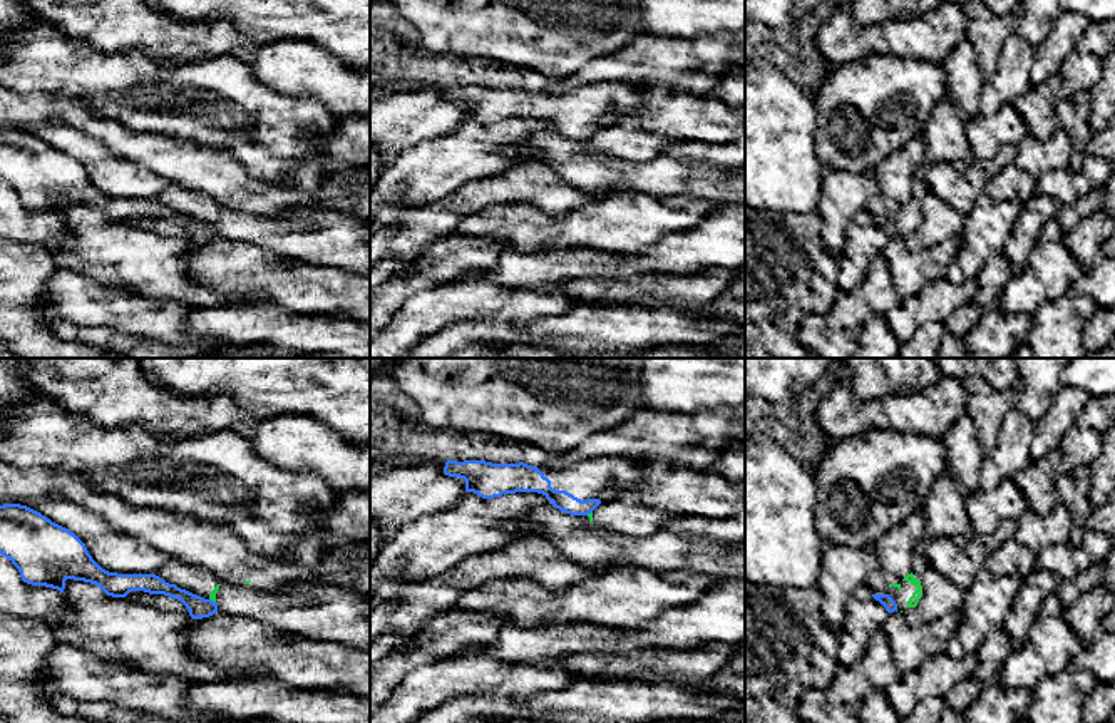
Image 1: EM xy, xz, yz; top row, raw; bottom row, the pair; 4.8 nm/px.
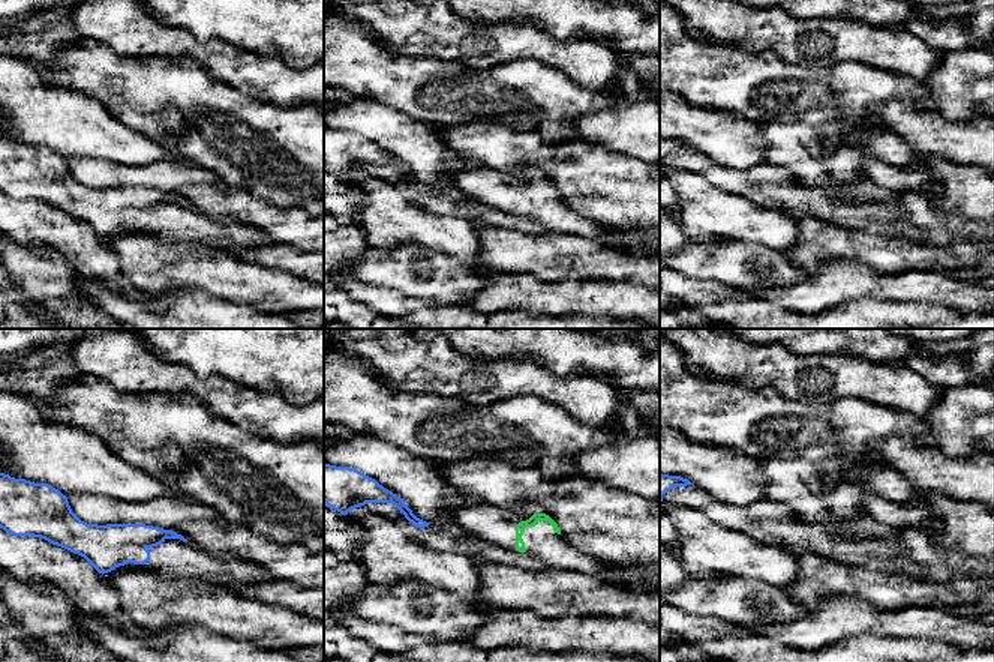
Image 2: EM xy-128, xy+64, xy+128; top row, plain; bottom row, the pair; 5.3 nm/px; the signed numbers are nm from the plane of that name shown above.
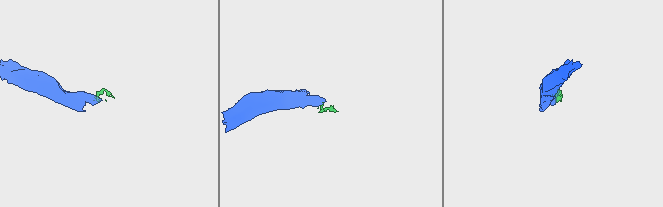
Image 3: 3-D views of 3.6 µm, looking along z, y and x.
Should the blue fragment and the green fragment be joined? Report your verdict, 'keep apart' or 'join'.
keep apart

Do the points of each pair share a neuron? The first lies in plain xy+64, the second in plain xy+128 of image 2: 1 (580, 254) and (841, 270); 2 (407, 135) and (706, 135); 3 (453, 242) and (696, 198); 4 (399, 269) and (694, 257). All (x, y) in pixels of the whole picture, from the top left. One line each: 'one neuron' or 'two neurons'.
1: two neurons
2: one neuron
3: one neuron
4: one neuron

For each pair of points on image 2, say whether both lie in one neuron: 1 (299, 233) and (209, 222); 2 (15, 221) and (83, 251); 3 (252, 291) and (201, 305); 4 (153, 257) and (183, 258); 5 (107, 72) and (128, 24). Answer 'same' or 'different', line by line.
1: different
2: same
3: different
4: same
5: different

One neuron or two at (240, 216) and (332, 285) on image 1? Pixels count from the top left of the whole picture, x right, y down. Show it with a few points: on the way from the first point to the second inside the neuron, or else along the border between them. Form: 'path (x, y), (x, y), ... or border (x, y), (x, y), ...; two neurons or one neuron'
border (263, 248), (310, 265), (327, 265), (339, 270); two neurons

